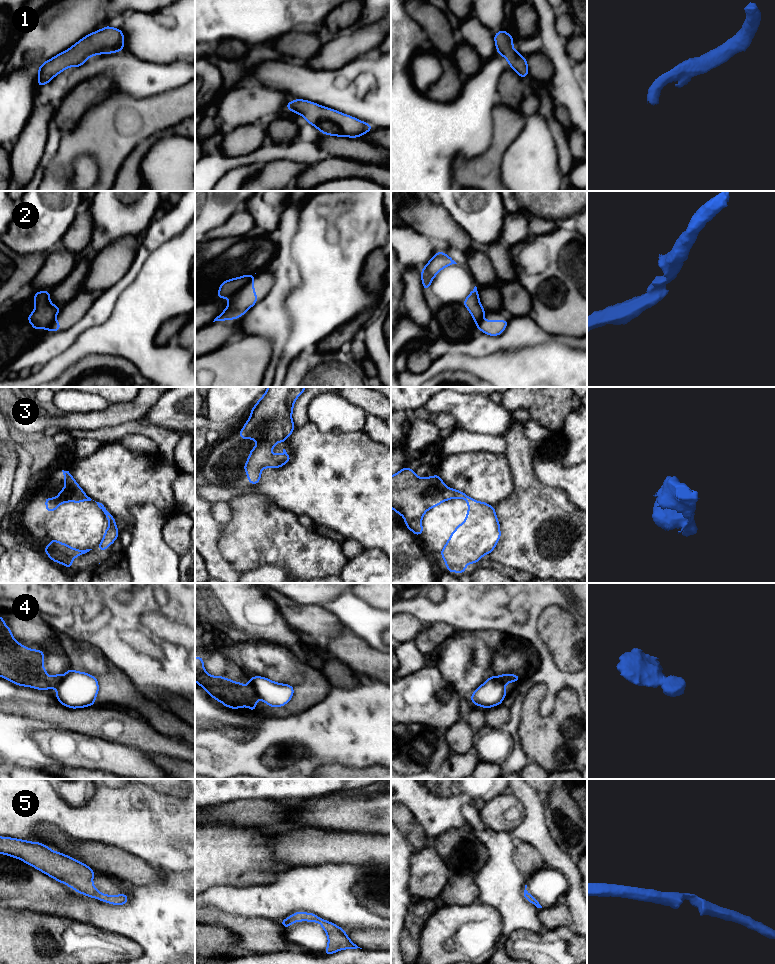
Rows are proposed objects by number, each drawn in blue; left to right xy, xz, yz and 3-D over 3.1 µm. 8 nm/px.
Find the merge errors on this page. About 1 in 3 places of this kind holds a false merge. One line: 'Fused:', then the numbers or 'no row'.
Fused: 2

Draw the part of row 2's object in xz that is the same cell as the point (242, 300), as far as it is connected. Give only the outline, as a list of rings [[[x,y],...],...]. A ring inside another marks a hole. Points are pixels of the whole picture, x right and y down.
[[[254,277],[244,285],[240,290],[235,292],[227,304],[227,308],[217,316],[215,321],[234,320],[240,318],[257,302],[257,294],[254,290]]]

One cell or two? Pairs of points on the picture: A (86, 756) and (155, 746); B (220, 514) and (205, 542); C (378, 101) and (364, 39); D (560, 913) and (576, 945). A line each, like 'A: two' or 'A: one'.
A: two
B: two
C: two
D: two

